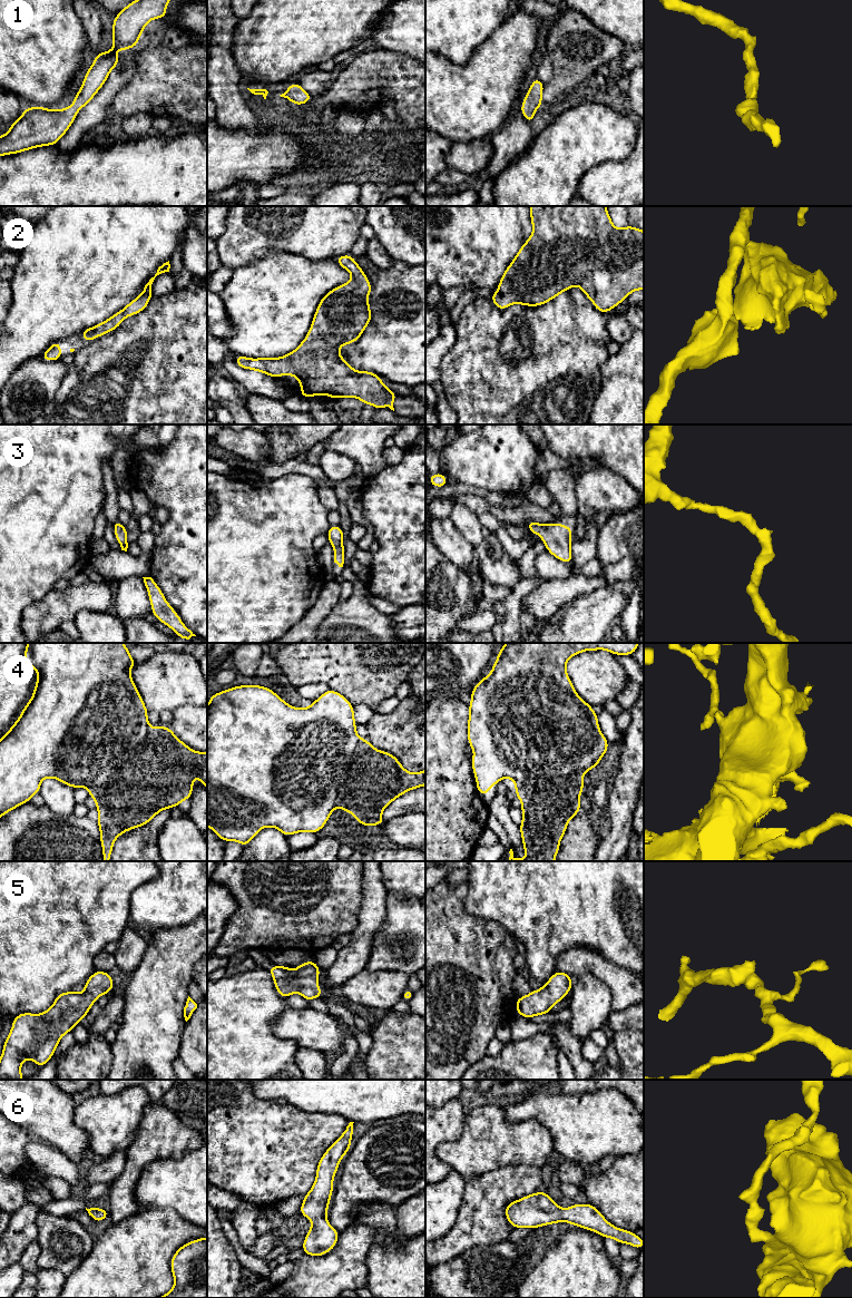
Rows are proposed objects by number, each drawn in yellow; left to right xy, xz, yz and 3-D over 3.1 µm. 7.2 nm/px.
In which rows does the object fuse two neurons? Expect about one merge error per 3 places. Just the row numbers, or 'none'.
4

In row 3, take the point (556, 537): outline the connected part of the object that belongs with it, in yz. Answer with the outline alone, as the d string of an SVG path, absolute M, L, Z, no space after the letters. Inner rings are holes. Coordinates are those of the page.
M532 520L527 523L527 527L531 534L540 535L542 543L546 545L546 550L552 556L560 562L572 563L570 536L575 528L560 523L546 525Z

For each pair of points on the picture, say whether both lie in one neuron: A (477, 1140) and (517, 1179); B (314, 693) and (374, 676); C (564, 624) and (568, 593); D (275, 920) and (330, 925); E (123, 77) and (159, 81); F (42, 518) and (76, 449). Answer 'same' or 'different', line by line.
A: different
B: different
C: different
D: same
E: different
F: same

